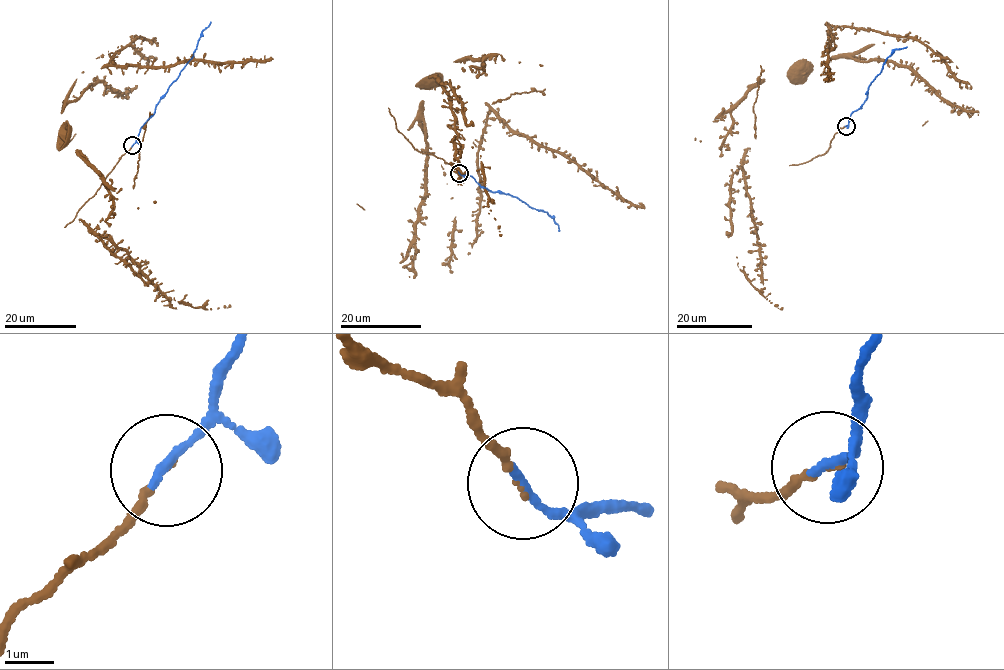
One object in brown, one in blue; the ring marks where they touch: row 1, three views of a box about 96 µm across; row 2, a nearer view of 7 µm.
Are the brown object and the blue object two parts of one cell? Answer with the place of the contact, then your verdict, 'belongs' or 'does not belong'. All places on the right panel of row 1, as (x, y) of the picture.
place (846, 126); belongs

